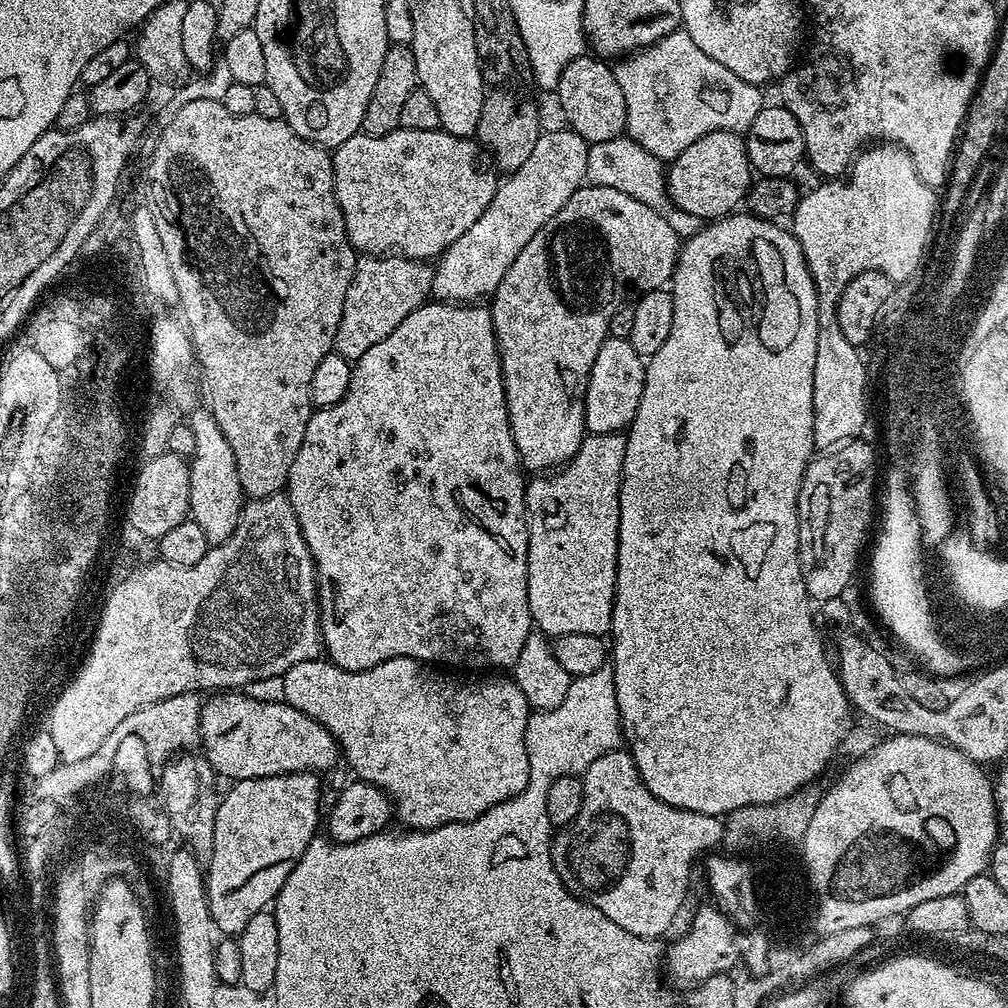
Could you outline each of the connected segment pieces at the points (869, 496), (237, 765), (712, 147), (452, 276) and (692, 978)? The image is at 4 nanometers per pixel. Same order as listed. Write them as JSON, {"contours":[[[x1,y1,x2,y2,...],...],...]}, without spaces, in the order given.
{"contours":[[[857,438,827,454,817,455,808,461,804,471,804,481,798,494,800,569,808,595,816,602,835,598,853,587,852,575,856,572,860,551,874,532,874,521,878,516,878,468,876,472,876,452,866,441]],[[220,690,209,696,212,697,203,701,200,710,199,743,204,744,202,755,210,761,217,777,224,779,225,776,228,782,235,782,291,772,325,774,324,772,330,771,336,763,341,763,340,743,330,734,330,730,326,730,326,726,302,714,302,710,275,699,257,700,255,696,249,696,240,690]],[[711,132,698,142,686,146,678,158,674,158,666,168,666,185,668,189,668,199,675,207,681,208,687,214,692,214,705,222,719,220,737,211,736,208,745,203,749,188,754,183,754,169,748,160,748,145,745,137,738,132]],[[541,131,534,151,518,170,507,173,499,181,494,198,482,218,444,251,435,261,432,273,432,296,440,302,480,302,491,297,506,278,506,270,514,266,514,258,522,254,526,242,570,202,570,198,587,181,586,160,589,143,577,132]],[[719,907,700,908,692,916,692,925,685,936,680,936,666,952,666,968,680,984,699,986,712,976,731,973,732,967,741,963,742,944,738,939,738,929,729,915]]]}

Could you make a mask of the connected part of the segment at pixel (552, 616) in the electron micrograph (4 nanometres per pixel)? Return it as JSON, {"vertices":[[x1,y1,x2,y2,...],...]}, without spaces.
{"vertices":[[620,434,585,435,582,446,567,464,547,474,533,475,527,481,524,504,528,508,528,605,533,625,549,638,566,634,594,634,604,638,612,631,624,441]]}

